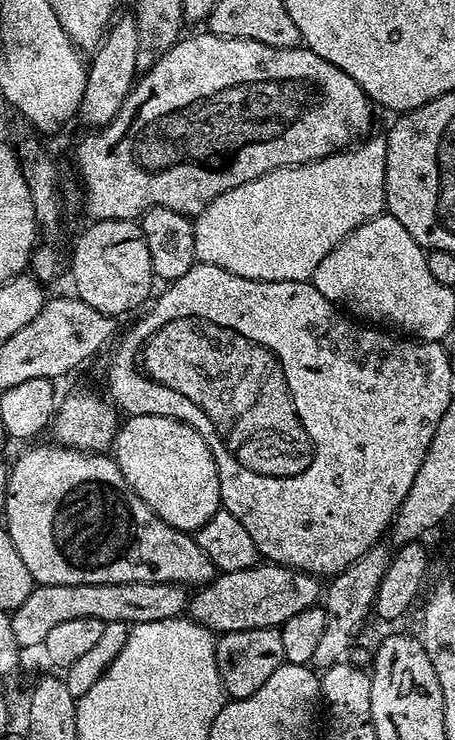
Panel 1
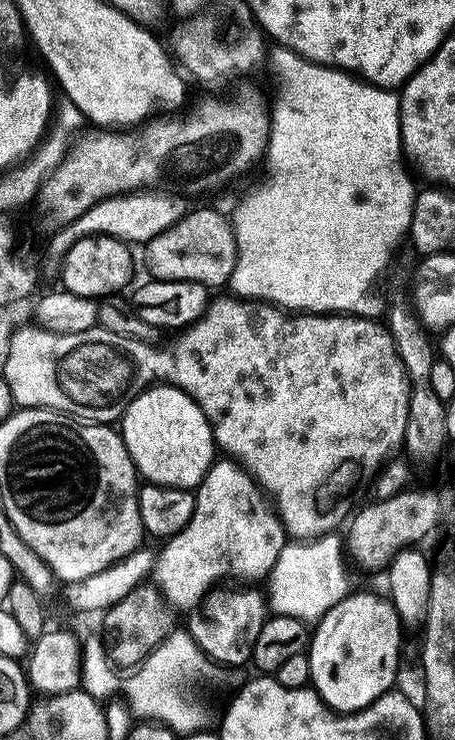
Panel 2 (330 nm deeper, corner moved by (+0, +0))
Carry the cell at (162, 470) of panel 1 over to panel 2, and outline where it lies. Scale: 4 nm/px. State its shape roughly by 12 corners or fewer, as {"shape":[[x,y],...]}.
{"shape":[[157,383],[118,431],[137,473],[199,488],[218,452],[203,410]]}

